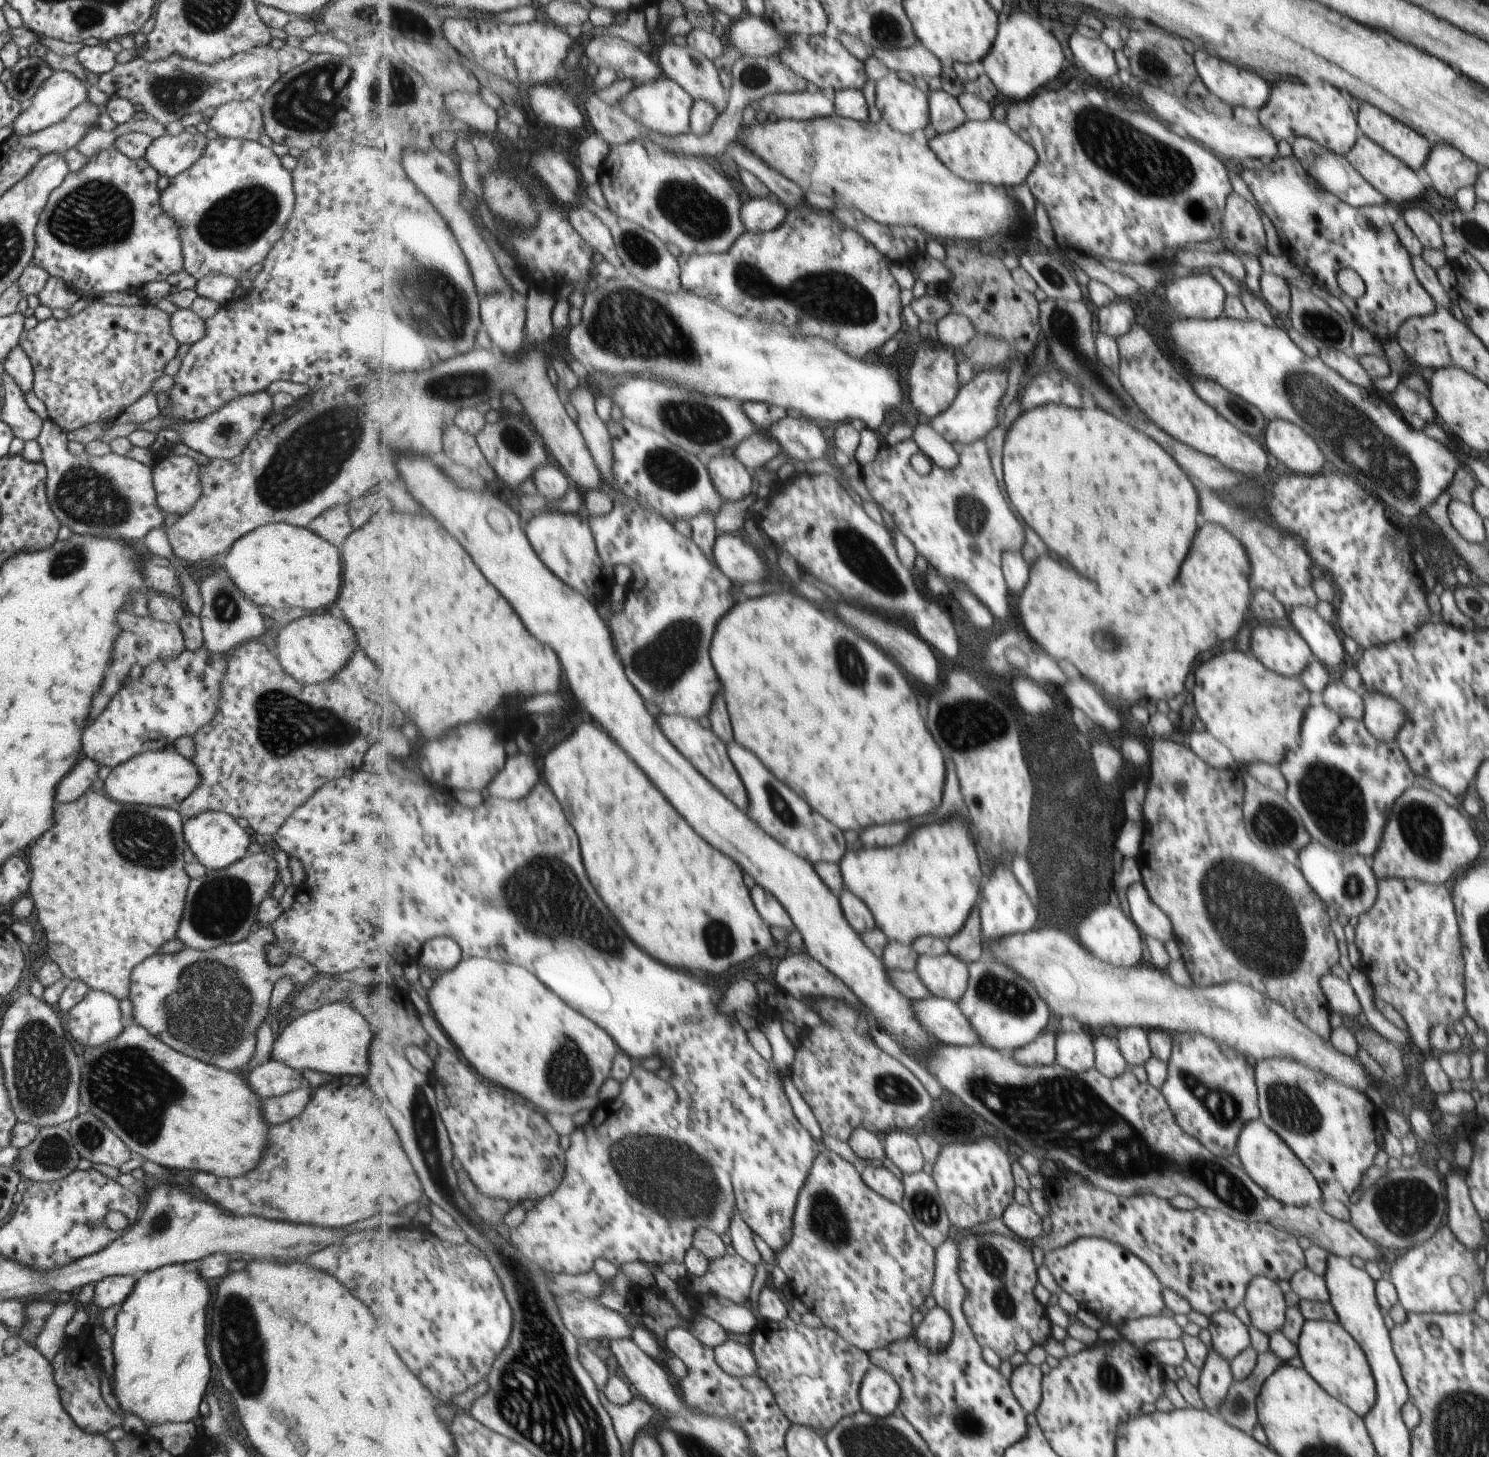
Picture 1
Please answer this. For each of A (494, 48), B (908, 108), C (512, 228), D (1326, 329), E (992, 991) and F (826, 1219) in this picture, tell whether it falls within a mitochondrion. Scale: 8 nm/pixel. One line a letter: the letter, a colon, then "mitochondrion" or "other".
A: other
B: other
C: other
D: mitochondrion
E: mitochondrion
F: mitochondrion

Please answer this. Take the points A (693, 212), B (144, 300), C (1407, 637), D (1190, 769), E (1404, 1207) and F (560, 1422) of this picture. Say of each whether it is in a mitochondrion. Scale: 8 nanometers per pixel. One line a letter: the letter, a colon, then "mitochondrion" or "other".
A: mitochondrion
B: other
C: other
D: other
E: mitochondrion
F: mitochondrion

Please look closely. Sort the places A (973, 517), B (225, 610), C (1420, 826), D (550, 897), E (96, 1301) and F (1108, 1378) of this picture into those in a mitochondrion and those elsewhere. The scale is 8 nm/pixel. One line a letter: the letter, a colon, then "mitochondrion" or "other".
A: mitochondrion
B: mitochondrion
C: mitochondrion
D: mitochondrion
E: other
F: mitochondrion

